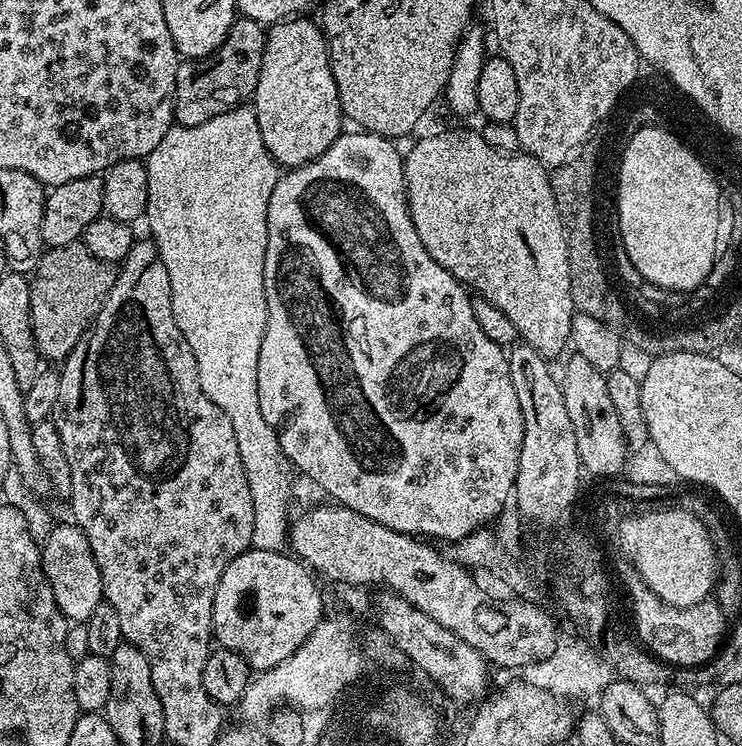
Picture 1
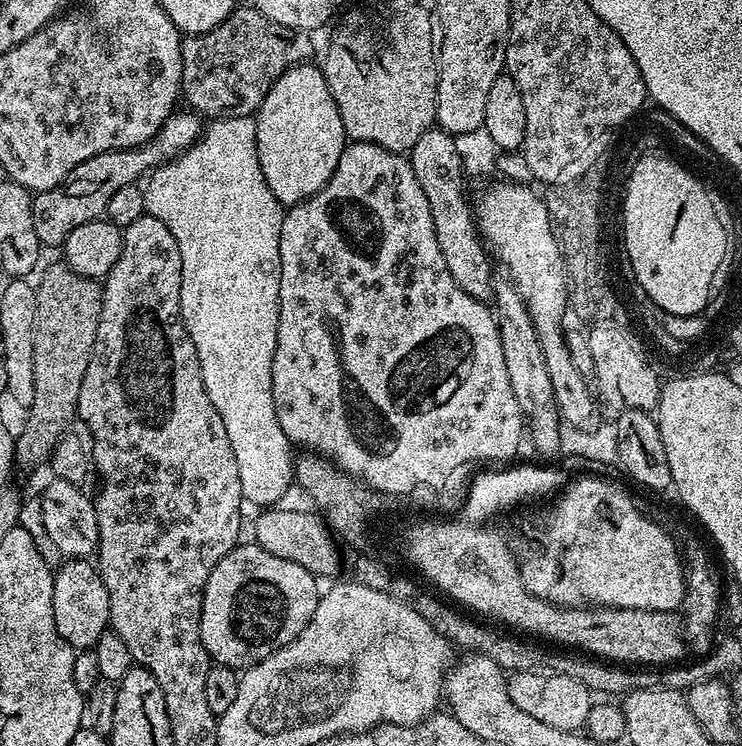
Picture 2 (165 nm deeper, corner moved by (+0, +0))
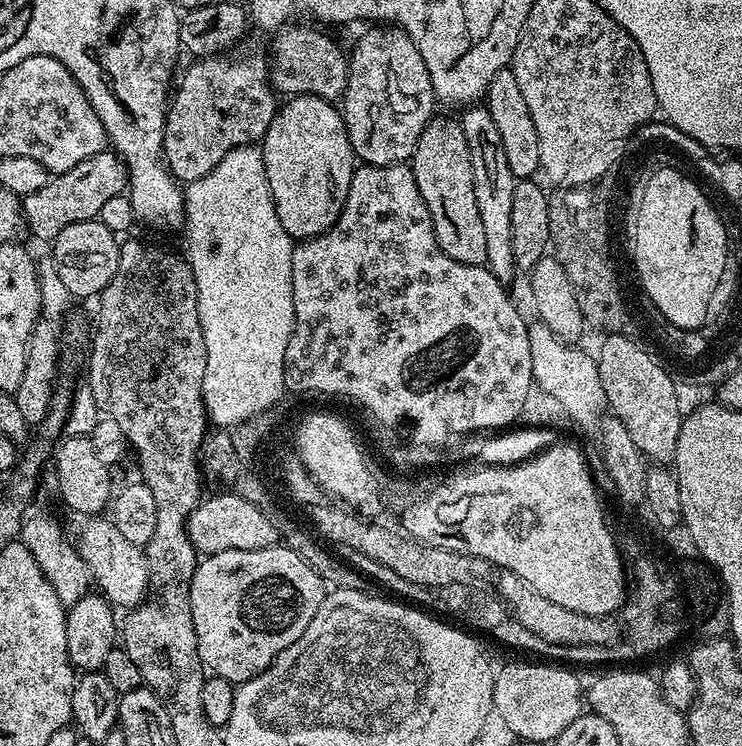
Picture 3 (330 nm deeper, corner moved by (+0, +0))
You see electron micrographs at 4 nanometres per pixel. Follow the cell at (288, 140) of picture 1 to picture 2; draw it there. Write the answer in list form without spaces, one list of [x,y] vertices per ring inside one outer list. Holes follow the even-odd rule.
[[[315,63],[294,64],[276,79],[274,86],[266,94],[260,111],[255,113],[256,141],[258,142],[258,162],[262,166],[262,178],[266,178],[266,186],[278,198],[281,206],[302,203],[306,198],[318,194],[326,182],[334,174],[338,166],[338,158],[342,158],[346,147],[346,137],[342,118],[338,114],[338,106],[328,89],[323,71],[315,68]]]

